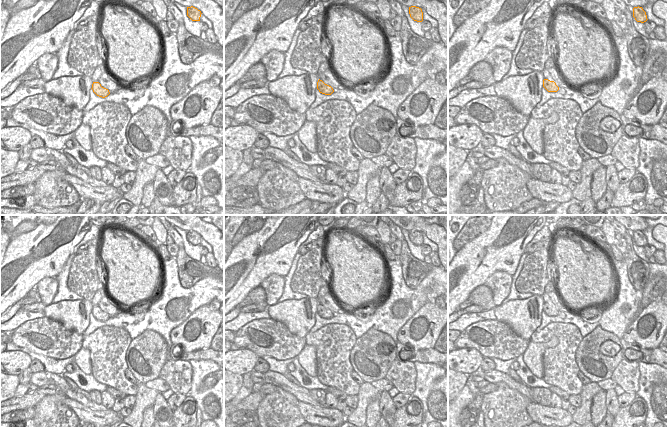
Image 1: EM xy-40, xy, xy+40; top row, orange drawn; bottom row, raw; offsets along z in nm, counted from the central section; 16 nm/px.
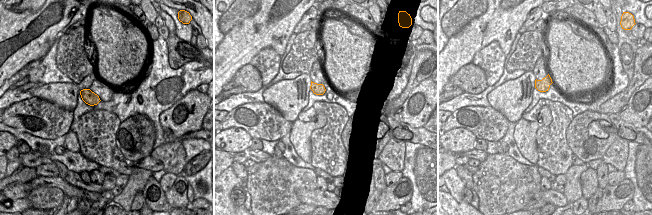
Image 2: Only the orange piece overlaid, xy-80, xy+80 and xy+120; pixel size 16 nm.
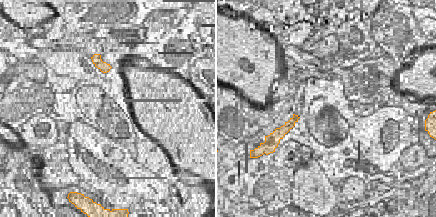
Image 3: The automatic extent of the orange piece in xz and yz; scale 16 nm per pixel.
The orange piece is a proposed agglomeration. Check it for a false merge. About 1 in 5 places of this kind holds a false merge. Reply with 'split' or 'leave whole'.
leave whole

